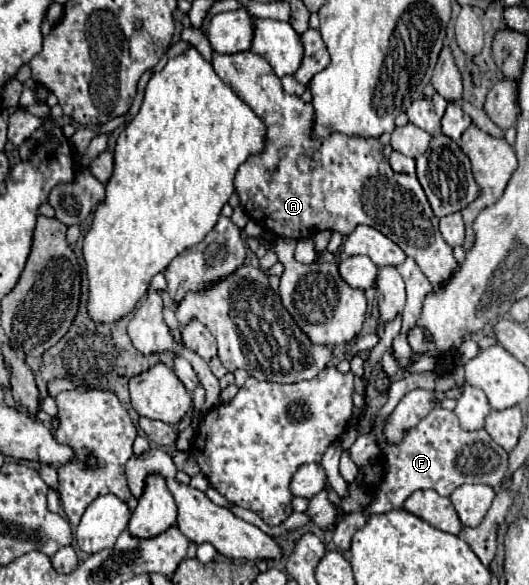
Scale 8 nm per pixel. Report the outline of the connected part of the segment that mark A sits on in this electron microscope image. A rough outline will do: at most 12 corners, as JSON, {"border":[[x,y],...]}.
{"border":[[253,51],[215,73],[267,125],[235,175],[267,233],[369,225],[439,287],[457,261],[419,181],[315,111]]}

